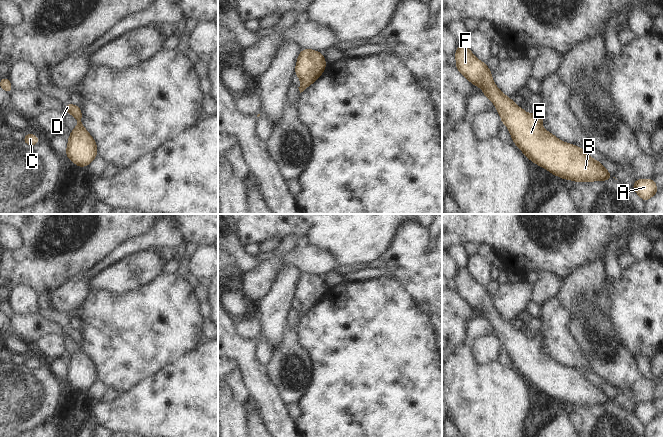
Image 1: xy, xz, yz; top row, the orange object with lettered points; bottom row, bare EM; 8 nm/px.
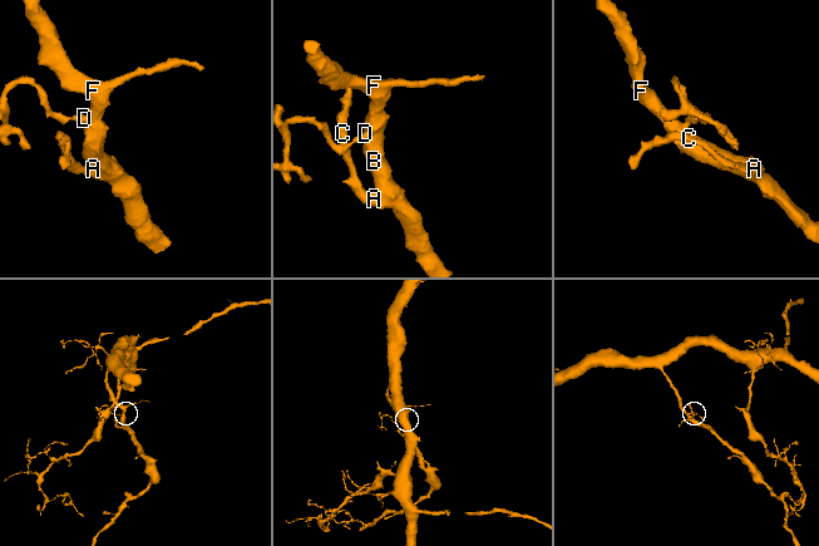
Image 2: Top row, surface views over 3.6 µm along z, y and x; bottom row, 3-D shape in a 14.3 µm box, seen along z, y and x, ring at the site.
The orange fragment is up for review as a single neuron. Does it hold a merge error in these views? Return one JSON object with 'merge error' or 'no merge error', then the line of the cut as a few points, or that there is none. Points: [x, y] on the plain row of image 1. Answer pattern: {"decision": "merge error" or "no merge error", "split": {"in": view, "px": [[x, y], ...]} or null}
{"decision": "no merge error", "split": null}

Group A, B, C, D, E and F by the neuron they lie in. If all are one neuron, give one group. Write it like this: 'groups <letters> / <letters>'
groups A B C D E F

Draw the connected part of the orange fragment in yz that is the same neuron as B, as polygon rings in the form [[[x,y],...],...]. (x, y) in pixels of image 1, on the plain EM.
[[[459,268],[455,276],[457,294],[473,309],[482,311],[482,317],[492,325],[501,340],[503,349],[509,352],[512,365],[530,383],[540,391],[546,392],[552,399],[574,406],[607,405],[613,400],[602,387],[591,382],[581,371],[560,365],[556,360],[542,351],[543,336],[538,332],[536,338],[528,338],[518,331],[510,321],[505,320],[495,309],[487,288],[478,284],[469,274],[467,268]]]

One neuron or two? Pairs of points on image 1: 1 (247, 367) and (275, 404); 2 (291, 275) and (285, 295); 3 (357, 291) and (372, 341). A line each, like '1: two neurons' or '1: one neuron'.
1: one neuron
2: one neuron
3: one neuron

